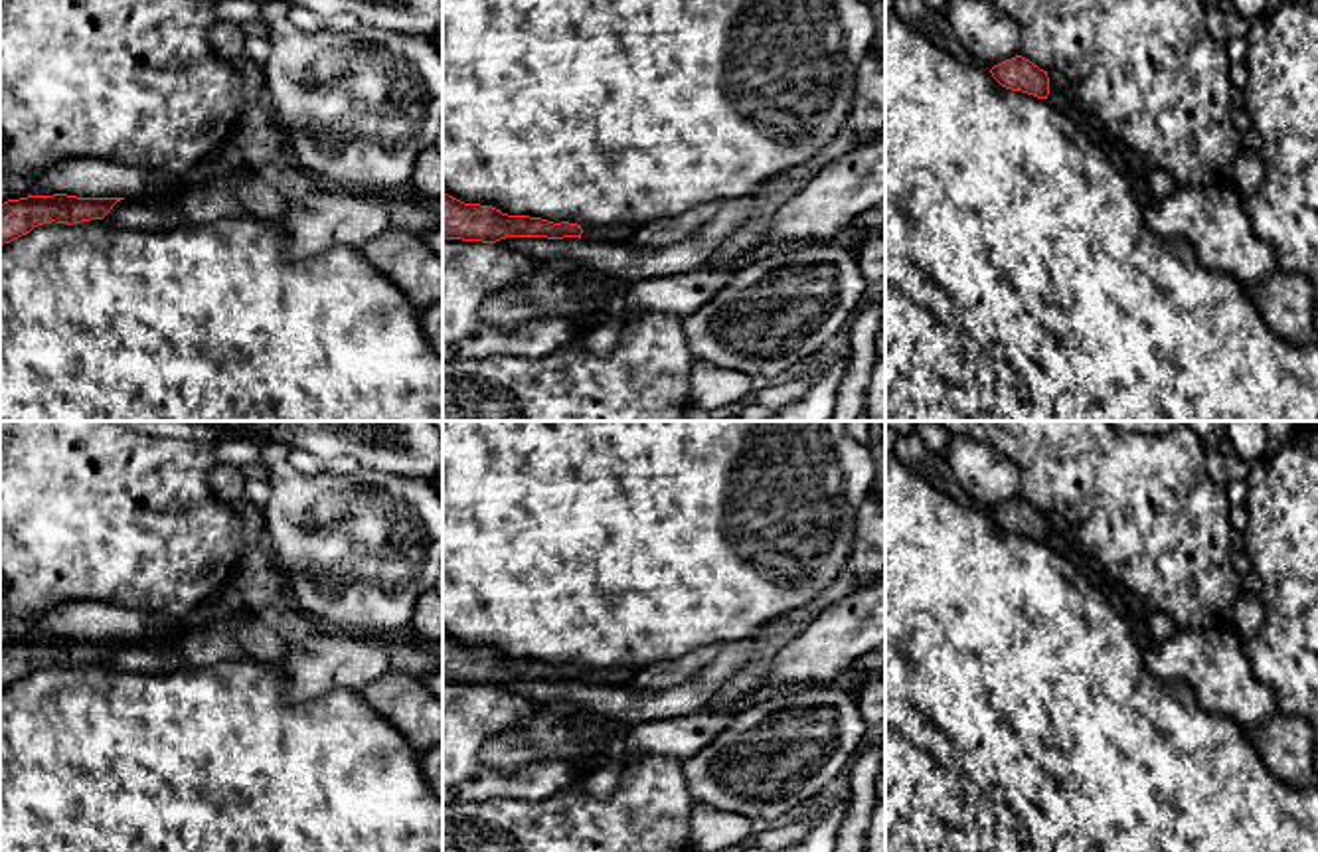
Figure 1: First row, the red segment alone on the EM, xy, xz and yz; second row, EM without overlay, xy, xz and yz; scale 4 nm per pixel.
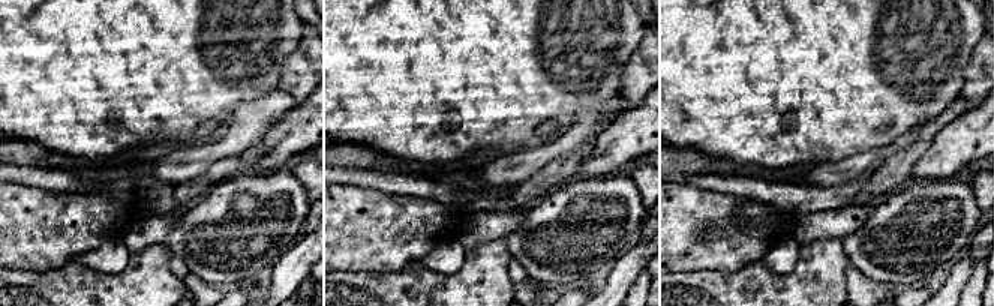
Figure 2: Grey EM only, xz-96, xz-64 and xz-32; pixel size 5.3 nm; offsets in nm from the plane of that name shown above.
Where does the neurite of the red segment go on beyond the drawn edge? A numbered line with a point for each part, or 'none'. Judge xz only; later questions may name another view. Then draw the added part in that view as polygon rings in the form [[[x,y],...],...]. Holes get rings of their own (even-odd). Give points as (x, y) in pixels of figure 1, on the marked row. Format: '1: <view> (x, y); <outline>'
1: xz (615, 232); [[[611,223],[611,225],[581,225],[581,239],[589,243],[628,243],[636,225]]]

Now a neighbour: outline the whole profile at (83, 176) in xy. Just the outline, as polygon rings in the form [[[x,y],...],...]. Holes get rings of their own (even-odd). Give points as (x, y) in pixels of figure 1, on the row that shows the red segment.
[[[103,158],[61,160],[43,172],[43,184],[77,198],[140,198],[192,188],[174,174]]]

